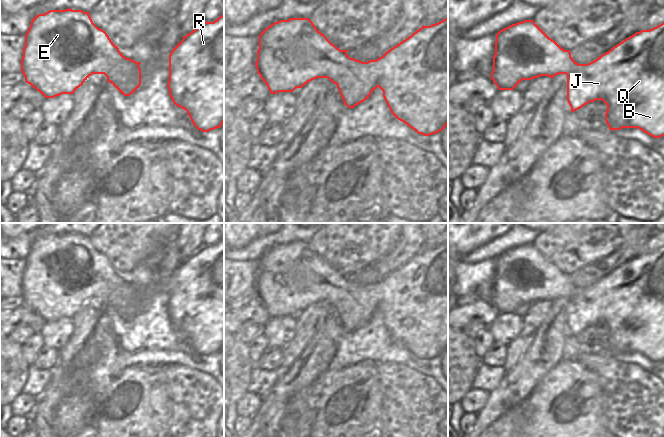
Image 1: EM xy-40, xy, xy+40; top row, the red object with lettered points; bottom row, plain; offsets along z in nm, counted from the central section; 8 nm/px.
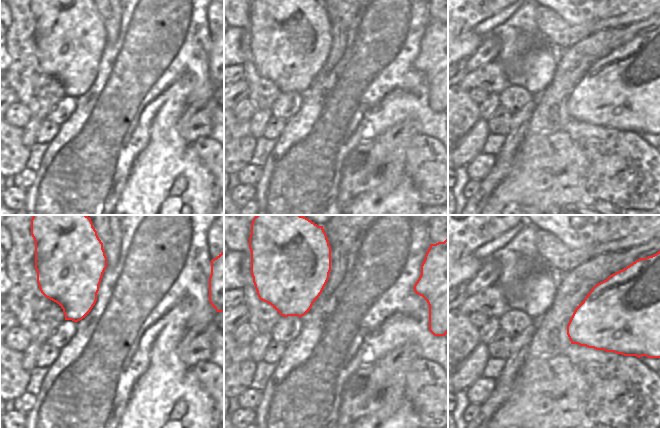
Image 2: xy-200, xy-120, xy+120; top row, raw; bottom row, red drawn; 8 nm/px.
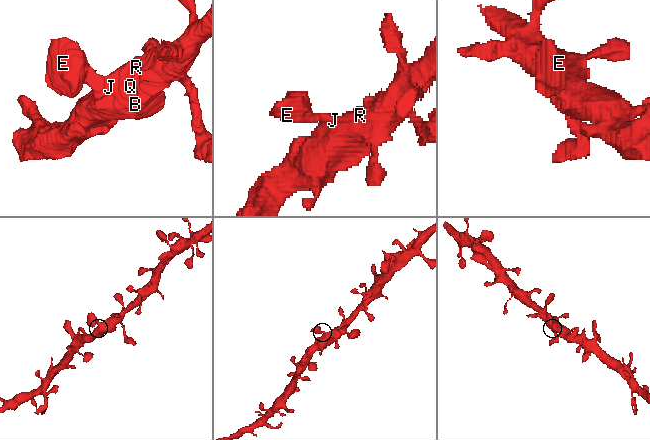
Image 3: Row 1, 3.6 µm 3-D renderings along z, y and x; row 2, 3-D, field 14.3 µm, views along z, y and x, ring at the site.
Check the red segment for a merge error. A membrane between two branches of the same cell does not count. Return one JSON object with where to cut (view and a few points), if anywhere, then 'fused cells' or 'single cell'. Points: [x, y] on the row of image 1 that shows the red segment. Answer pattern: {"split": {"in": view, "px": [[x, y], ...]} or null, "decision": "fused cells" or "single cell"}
{"split": null, "decision": "single cell"}

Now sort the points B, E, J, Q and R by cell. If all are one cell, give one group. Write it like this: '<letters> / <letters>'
B E J Q R

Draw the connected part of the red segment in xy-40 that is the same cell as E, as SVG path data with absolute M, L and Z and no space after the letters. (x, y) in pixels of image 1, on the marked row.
M50 10L38 14L31 21L25 34L25 47L21 59L21 72L25 82L39 91L45 98L54 98L62 94L73 94L92 74L104 74L121 94L130 96L141 85L141 63L126 58L111 41L107 33L92 21L89 12L82 10Z

